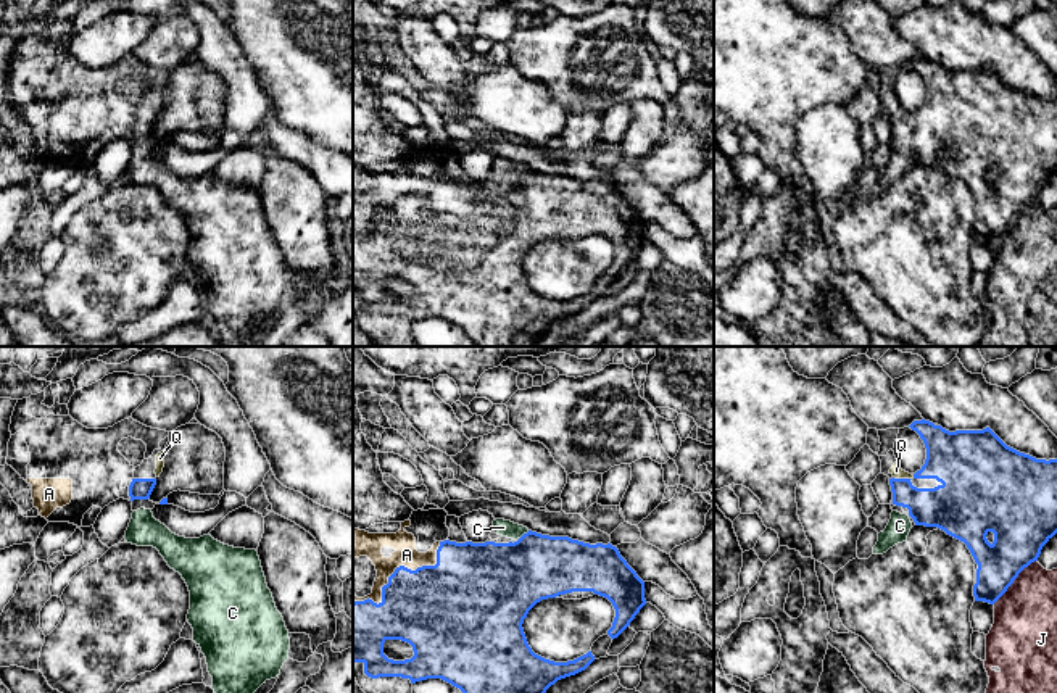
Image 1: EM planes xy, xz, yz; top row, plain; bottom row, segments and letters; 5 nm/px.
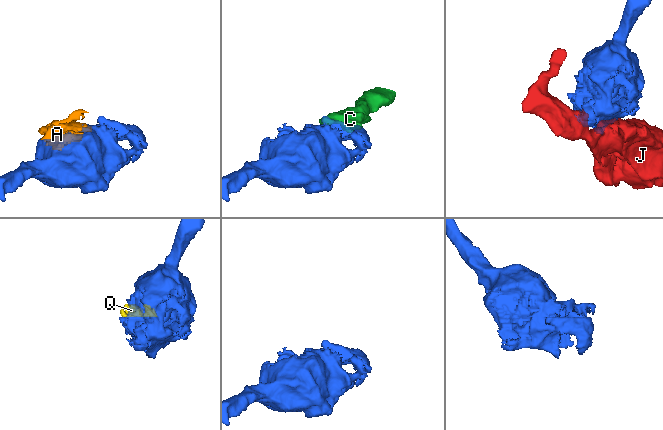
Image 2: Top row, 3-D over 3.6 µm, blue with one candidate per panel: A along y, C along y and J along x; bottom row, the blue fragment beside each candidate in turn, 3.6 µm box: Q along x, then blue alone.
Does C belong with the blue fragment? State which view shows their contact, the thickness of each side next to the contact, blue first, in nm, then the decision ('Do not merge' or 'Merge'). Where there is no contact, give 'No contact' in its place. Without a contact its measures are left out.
Touches blue in xz. Thickness 380 nm (blue) against 80 nm. Merge

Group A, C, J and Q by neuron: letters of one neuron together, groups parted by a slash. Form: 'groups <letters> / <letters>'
groups A C Q / J

